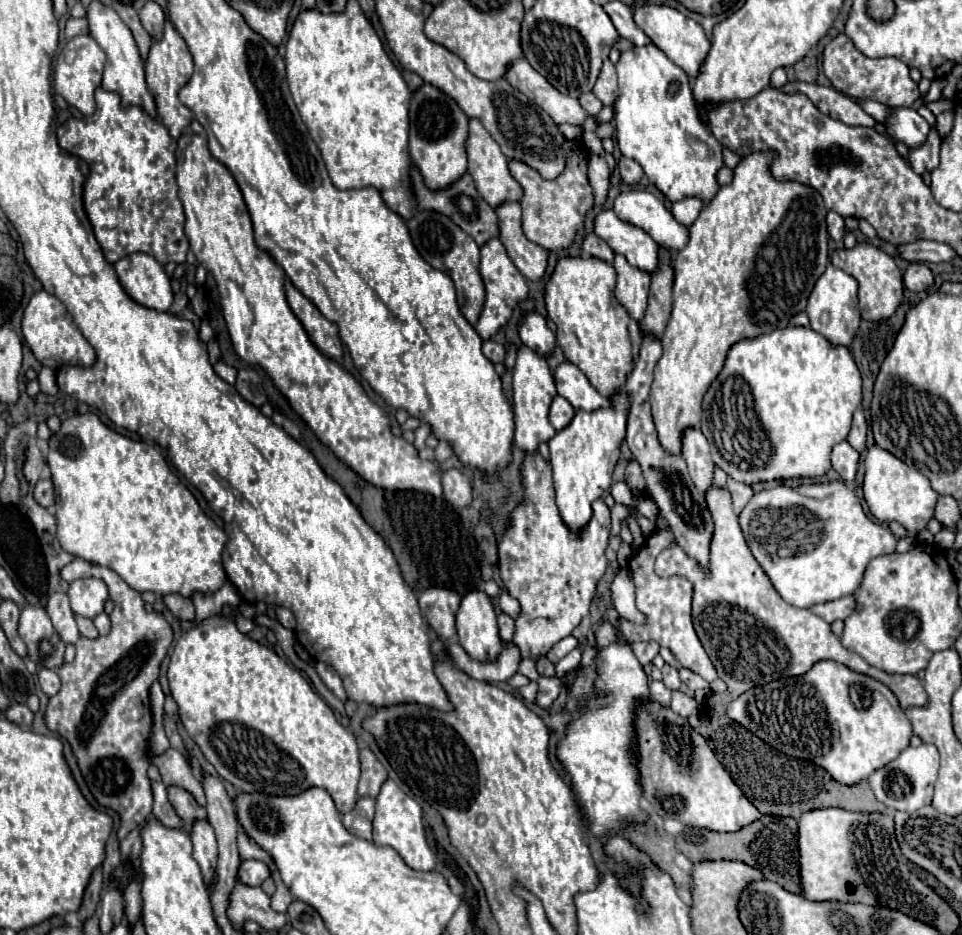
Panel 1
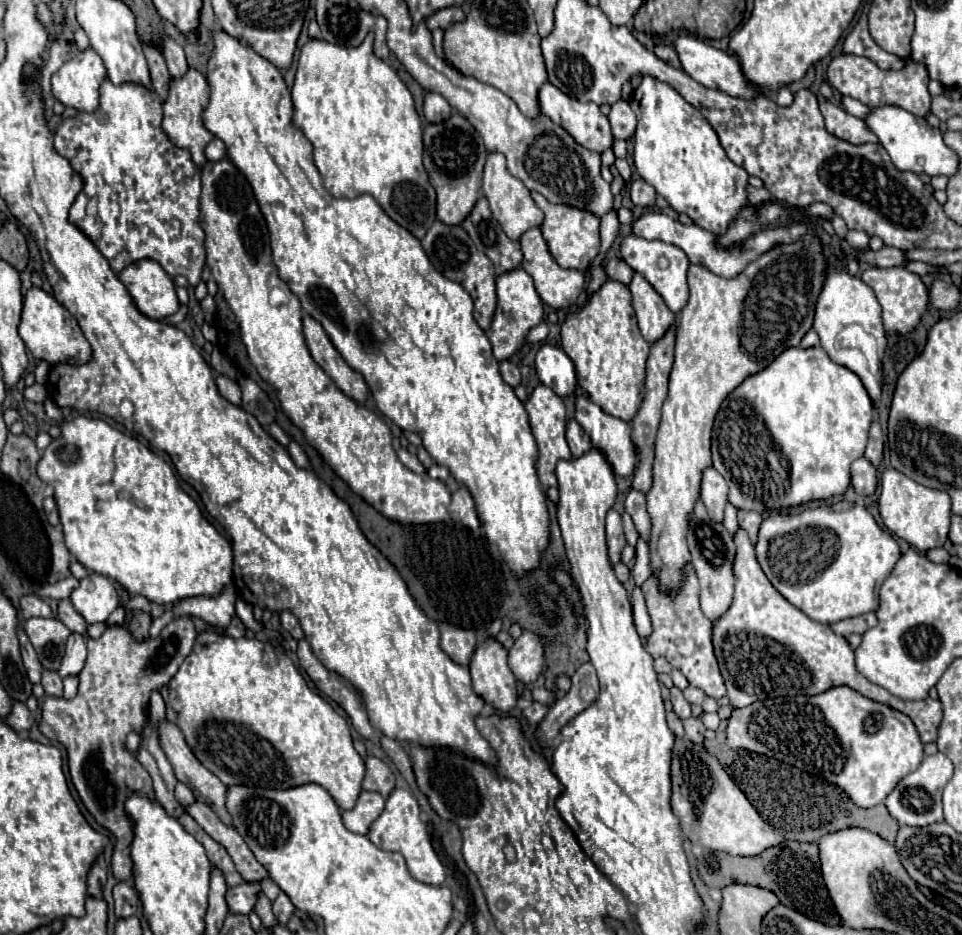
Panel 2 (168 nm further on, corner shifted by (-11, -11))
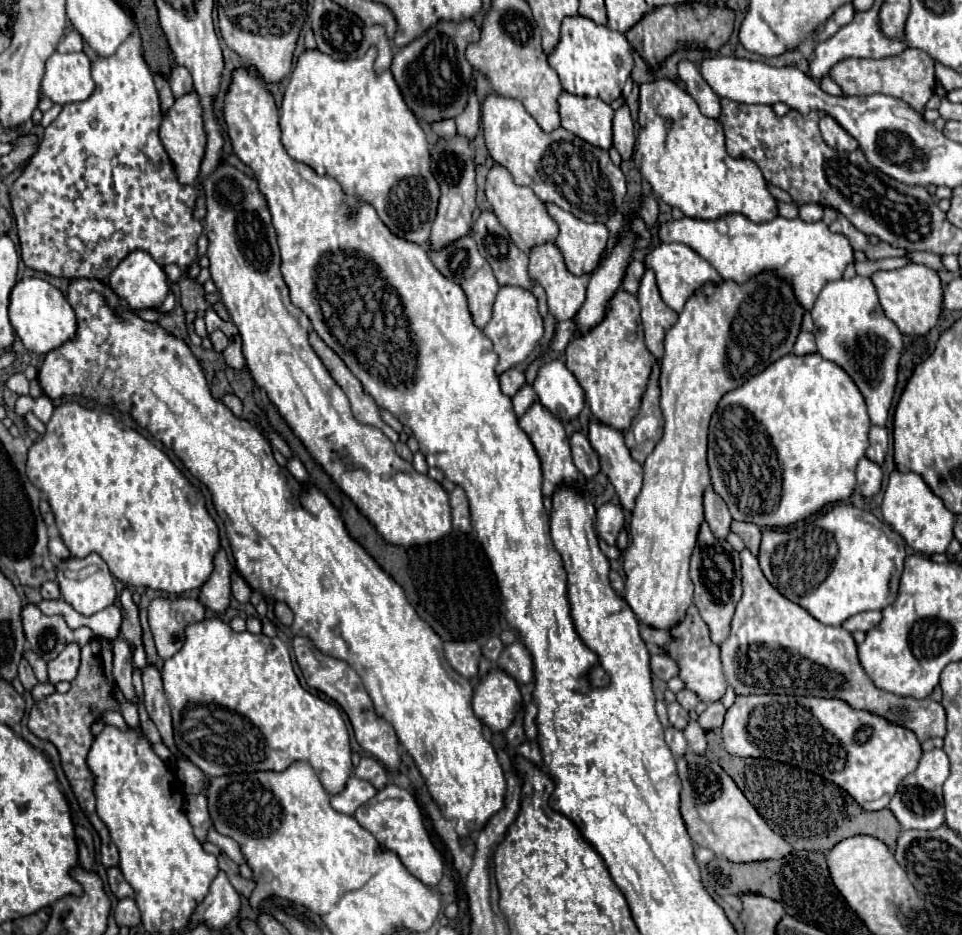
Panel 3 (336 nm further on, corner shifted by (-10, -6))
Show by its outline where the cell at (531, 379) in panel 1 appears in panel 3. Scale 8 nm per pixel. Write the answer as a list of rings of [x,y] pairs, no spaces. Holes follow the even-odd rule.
[[[536,399],[528,411],[520,417],[520,427],[528,433],[540,461],[542,461],[542,475],[544,475],[544,485],[542,485],[542,493],[552,497],[554,489],[560,485],[560,483],[578,483],[582,481],[578,469],[574,467],[572,463],[572,457],[570,457],[570,443],[568,443],[568,435],[564,431],[564,425],[562,421],[546,407],[542,407],[542,403]]]

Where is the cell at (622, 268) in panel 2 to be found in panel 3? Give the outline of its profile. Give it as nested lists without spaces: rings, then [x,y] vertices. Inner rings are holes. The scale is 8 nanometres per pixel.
[[[632,259],[632,261],[628,263],[628,267],[626,267],[626,275],[624,275],[624,279],[622,279],[622,289],[626,289],[628,293],[634,293],[634,295],[636,295],[642,273],[644,273],[644,263]]]

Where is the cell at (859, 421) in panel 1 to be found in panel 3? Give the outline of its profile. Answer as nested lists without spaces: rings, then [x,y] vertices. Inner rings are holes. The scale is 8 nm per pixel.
[[[872,425],[870,427],[870,447],[866,451],[866,457],[870,461],[882,465],[886,449],[888,449],[888,433],[886,433],[886,429],[878,427],[878,425]]]

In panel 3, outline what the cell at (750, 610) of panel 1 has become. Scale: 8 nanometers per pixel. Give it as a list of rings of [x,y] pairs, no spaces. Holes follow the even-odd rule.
[[[740,551],[742,559],[742,599],[736,605],[736,613],[732,617],[732,627],[728,639],[720,645],[722,649],[722,669],[726,675],[728,685],[734,689],[736,695],[750,695],[750,693],[786,693],[786,695],[812,695],[812,697],[836,697],[850,703],[854,709],[866,709],[896,725],[904,725],[916,733],[918,741],[926,741],[930,737],[944,737],[946,735],[946,713],[944,707],[930,697],[926,699],[912,699],[912,697],[898,697],[886,693],[868,679],[864,673],[856,643],[852,635],[842,627],[824,625],[814,619],[806,609],[798,607],[796,603],[788,601],[782,593],[778,593],[768,579],[762,575],[758,559],[748,551]]]

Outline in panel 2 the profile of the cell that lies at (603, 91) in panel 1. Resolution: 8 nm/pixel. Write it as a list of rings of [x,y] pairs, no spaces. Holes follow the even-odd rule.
[[[619,100],[611,106],[609,122],[613,128],[613,136],[619,140],[629,140],[635,134],[637,118],[635,118],[635,112],[631,110],[629,102],[625,102],[625,100]]]

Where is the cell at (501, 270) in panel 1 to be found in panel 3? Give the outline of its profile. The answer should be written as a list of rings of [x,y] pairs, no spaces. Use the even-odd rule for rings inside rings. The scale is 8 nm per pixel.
[[[514,285],[500,287],[500,291],[496,295],[492,319],[482,331],[494,343],[494,351],[498,353],[496,373],[500,375],[502,371],[510,369],[512,365],[524,361],[544,333],[542,317],[538,313],[538,299],[534,297],[534,293],[530,289],[522,289],[522,287],[514,287]]]

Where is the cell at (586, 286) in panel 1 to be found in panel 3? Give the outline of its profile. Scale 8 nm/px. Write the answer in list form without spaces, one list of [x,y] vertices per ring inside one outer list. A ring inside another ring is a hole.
[[[618,289],[612,295],[604,319],[590,331],[572,337],[566,347],[566,365],[584,389],[592,415],[620,431],[630,427],[640,409],[652,363],[654,355],[650,355],[644,345],[638,299],[624,289]]]

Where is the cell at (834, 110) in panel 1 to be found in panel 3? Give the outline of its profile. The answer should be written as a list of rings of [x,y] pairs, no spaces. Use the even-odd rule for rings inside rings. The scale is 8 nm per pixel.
[[[822,115],[820,119],[820,133],[824,137],[824,141],[838,151],[854,151],[858,149],[858,141],[844,129],[838,125],[838,121],[830,115]]]

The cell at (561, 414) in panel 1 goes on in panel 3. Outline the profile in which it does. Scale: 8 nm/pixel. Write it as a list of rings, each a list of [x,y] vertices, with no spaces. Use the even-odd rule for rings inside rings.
[[[576,431],[572,437],[570,437],[570,447],[572,447],[572,459],[574,459],[574,465],[576,469],[584,475],[584,479],[592,479],[600,465],[598,465],[598,455],[596,451],[592,449],[588,437],[580,431]]]

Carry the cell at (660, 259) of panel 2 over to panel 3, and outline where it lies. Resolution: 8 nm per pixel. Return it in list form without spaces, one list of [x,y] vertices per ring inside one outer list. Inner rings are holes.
[[[658,243],[656,247],[650,247],[650,251],[644,259],[644,265],[654,271],[656,283],[658,283],[658,289],[660,289],[664,303],[668,307],[672,307],[676,313],[682,311],[686,299],[696,289],[700,289],[700,285],[704,285],[708,281],[718,283],[722,279],[706,259],[702,259],[696,251],[692,251],[688,245],[682,245],[682,243]]]

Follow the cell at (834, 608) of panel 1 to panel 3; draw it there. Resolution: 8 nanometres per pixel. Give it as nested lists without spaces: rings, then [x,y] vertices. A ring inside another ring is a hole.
[[[864,611],[864,613],[858,613],[858,615],[852,615],[850,619],[846,619],[842,623],[844,629],[848,629],[850,633],[854,631],[868,631],[872,627],[876,627],[882,619],[882,613],[880,611]]]

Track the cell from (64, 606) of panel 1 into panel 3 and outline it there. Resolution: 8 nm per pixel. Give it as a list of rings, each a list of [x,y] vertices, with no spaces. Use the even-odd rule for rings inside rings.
[[[68,643],[66,649],[48,663],[48,677],[50,683],[58,681],[72,681],[80,667],[80,647],[78,643]]]

